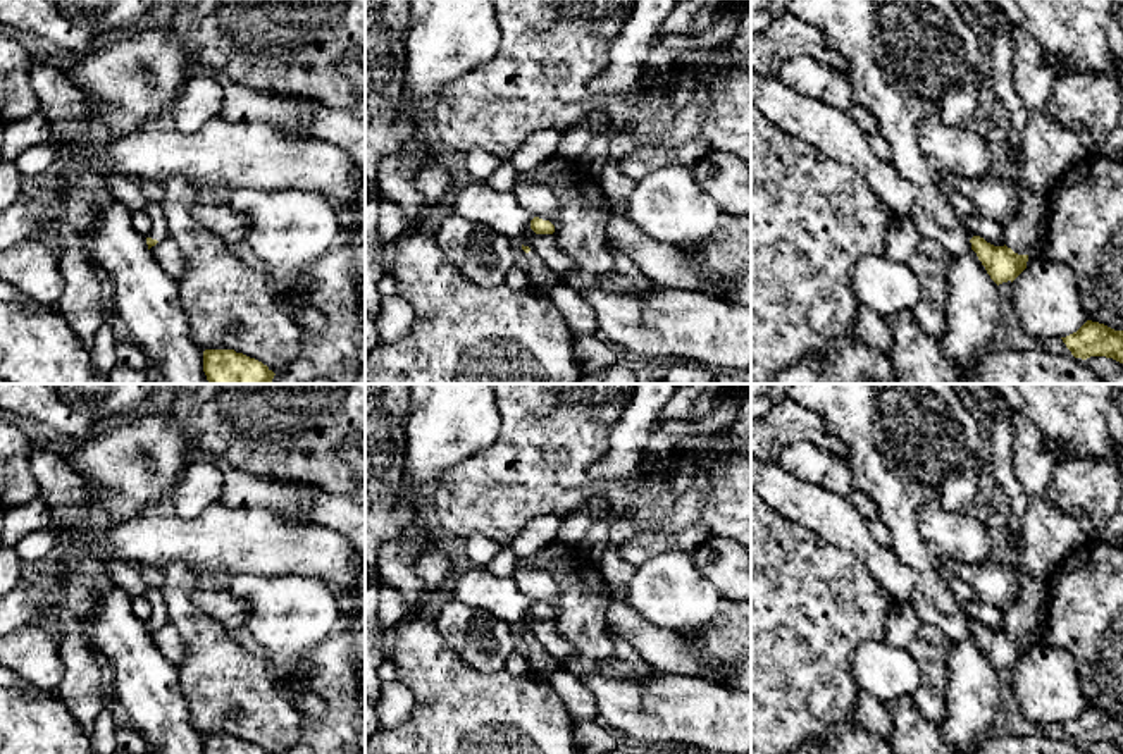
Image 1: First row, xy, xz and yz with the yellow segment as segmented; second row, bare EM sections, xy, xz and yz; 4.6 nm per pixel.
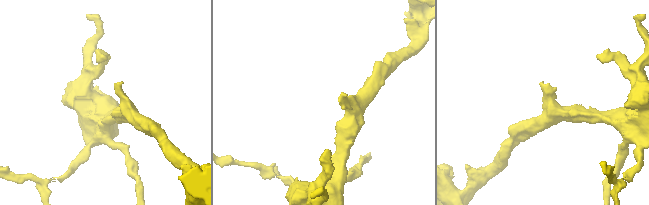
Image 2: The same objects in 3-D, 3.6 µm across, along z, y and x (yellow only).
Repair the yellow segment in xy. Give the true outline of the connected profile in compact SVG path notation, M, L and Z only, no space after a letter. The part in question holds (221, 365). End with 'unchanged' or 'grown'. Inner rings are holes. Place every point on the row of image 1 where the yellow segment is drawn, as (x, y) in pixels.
M205 349L203 372L208 384L270 384L276 375L262 362L234 349Z; unchanged

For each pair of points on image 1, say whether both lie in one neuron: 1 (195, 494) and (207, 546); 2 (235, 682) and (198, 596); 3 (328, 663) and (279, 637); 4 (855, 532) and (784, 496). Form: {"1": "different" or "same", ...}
{"1": "different", "2": "different", "3": "different", "4": "same"}

